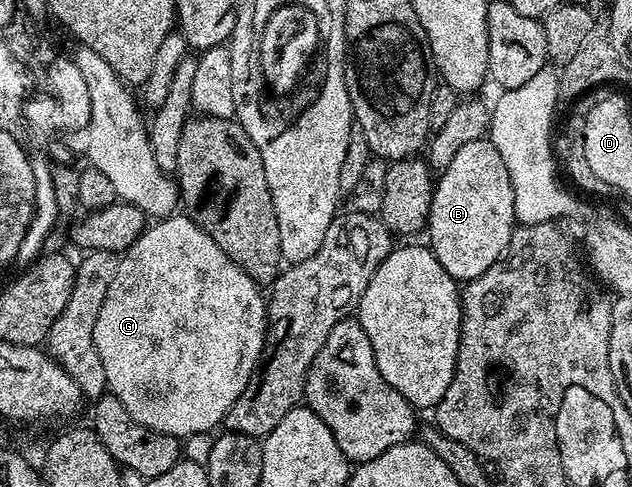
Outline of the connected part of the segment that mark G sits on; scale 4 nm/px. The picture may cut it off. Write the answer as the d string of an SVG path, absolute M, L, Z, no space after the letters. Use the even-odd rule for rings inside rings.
M177 212L166 216L152 224L146 225L144 232L131 244L129 250L120 255L115 280L111 280L111 288L107 288L107 297L103 300L103 308L99 308L99 320L95 320L93 335L95 336L95 352L99 352L99 360L103 360L103 372L108 393L113 394L139 420L139 424L147 424L155 432L163 432L175 436L179 440L191 437L195 433L213 432L224 423L227 412L235 400L239 400L239 392L247 388L247 380L251 380L253 371L261 361L261 351L265 348L265 331L267 329L267 298L262 287L243 268L239 268L184 213Z

